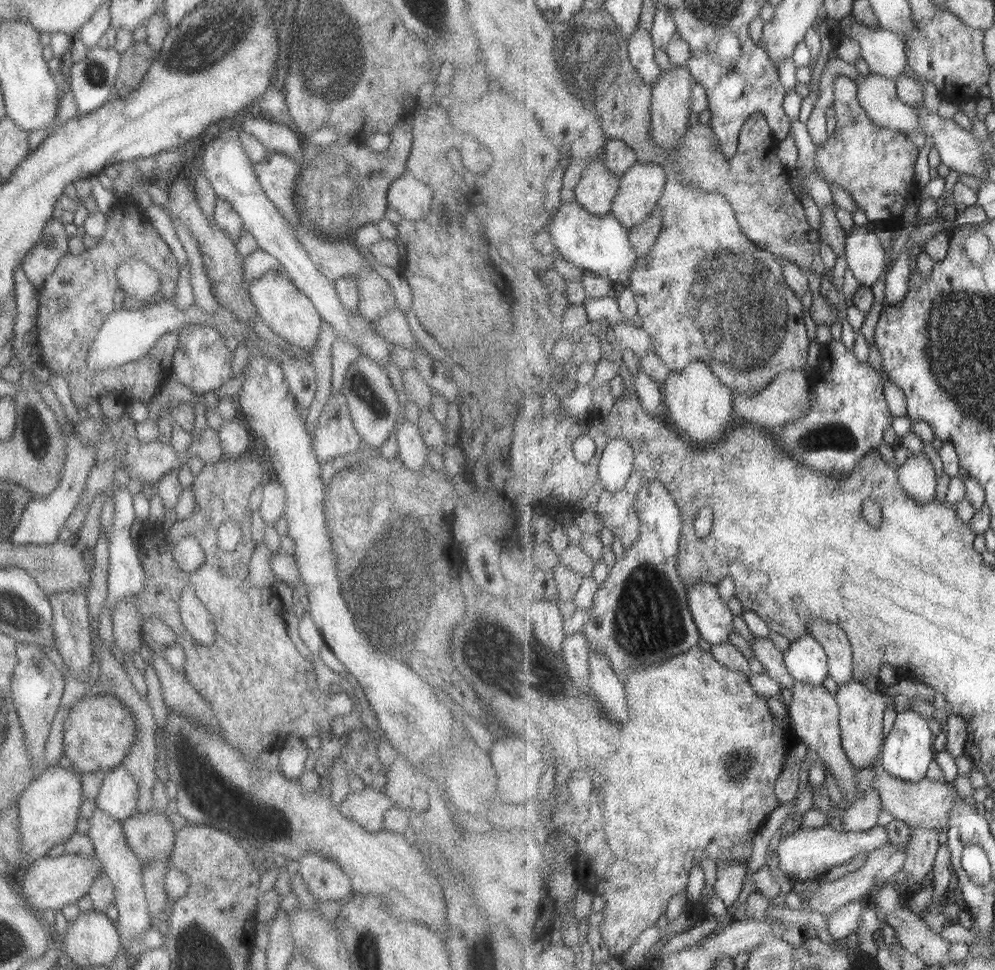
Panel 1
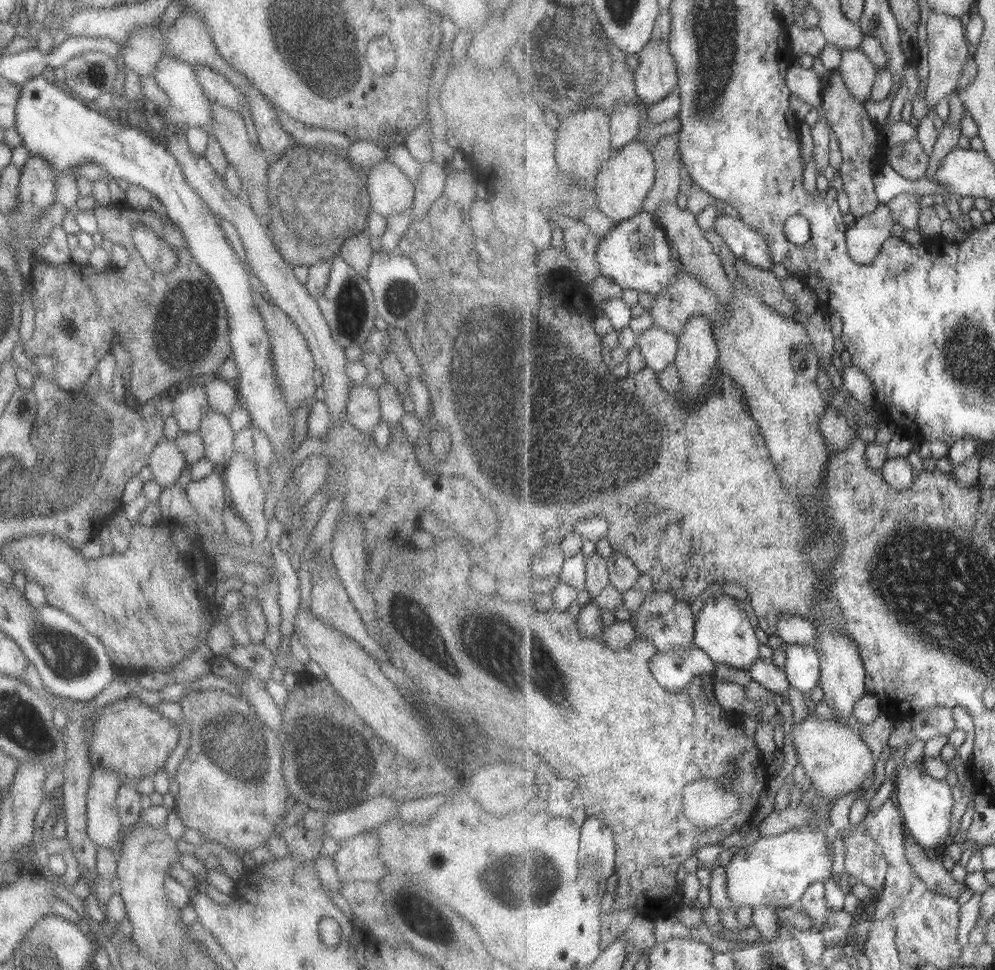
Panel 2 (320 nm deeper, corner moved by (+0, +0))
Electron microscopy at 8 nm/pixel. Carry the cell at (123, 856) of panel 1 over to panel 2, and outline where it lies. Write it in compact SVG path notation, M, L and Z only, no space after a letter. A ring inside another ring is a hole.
M94 768L90 772L85 793L84 821L86 835L97 846L113 850L117 842L119 828L114 800L120 786L119 774L104 768Z

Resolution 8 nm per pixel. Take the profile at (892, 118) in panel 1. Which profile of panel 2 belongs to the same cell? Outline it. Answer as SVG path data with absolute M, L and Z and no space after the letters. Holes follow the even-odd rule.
M842 49L842 61L836 70L842 75L849 92L865 104L871 101L871 90L877 78L877 66L867 56L867 53L859 49Z

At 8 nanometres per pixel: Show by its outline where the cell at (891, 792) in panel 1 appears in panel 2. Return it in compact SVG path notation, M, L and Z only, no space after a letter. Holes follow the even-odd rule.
M811 714L800 723L794 722L790 730L797 760L805 768L805 774L811 778L814 787L829 800L834 802L839 796L858 790L873 776L873 752L861 739L857 727L849 727L842 721L821 720Z

